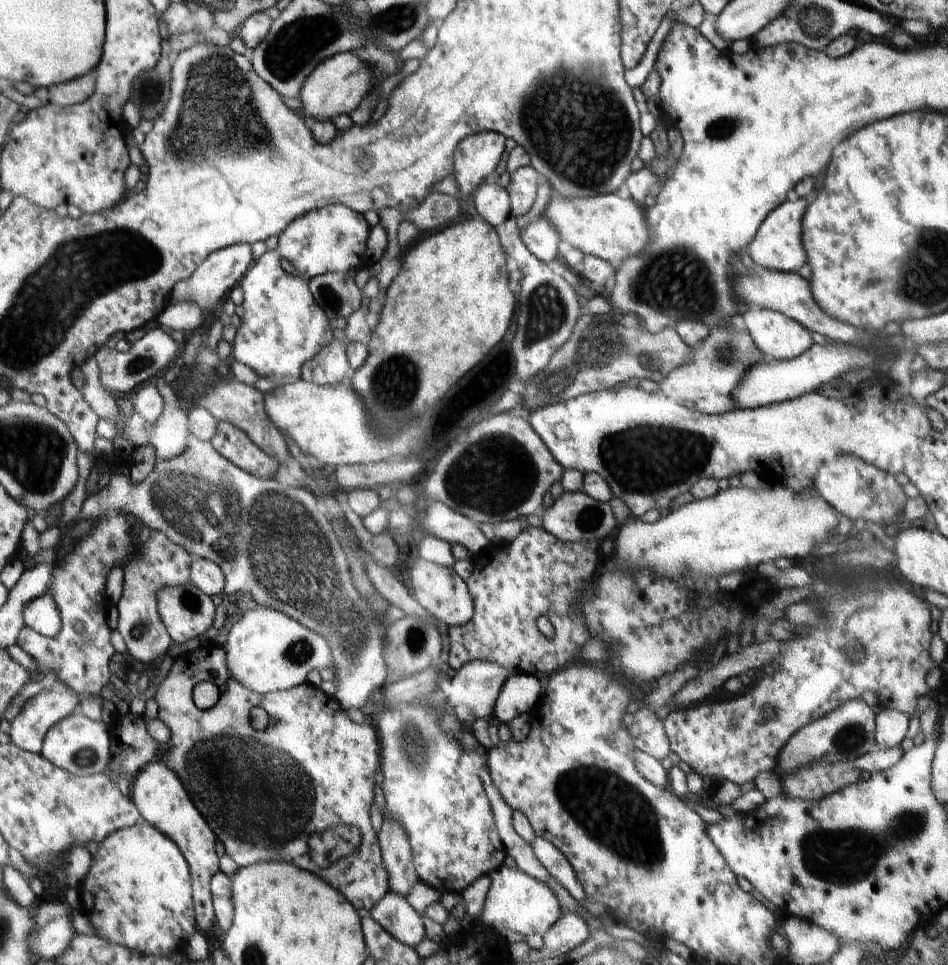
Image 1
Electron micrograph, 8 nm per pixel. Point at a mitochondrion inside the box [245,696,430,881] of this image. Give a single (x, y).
(326, 850)

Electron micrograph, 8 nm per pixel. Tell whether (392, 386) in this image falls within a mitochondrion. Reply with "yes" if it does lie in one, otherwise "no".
yes

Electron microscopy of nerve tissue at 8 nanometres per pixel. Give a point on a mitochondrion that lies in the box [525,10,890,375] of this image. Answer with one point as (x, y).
(675, 279)

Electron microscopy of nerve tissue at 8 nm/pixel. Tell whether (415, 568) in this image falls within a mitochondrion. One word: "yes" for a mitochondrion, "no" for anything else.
no

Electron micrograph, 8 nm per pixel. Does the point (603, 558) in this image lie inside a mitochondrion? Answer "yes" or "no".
no

